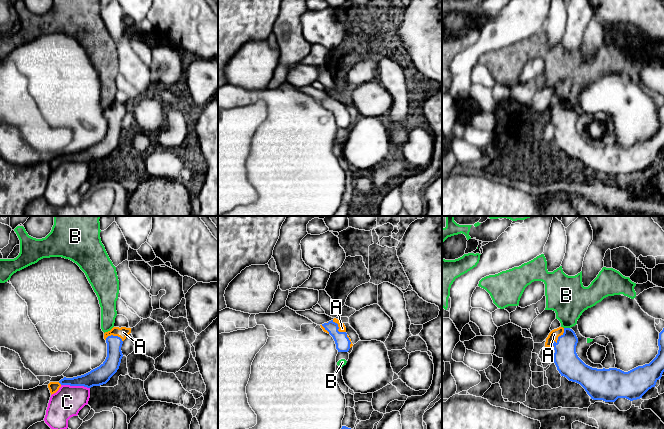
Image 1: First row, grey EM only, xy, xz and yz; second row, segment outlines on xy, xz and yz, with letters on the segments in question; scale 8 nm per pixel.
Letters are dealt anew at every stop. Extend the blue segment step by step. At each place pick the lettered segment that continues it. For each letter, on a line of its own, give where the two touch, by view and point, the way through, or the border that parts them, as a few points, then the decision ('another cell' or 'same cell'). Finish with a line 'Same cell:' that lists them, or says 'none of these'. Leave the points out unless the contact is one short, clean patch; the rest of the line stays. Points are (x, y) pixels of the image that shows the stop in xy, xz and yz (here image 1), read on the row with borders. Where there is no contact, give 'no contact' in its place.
A: yz (558, 339) | same cell
B: yz (567, 328) | along yz (564, 327), (569, 328) | another cell
C: xy (75, 385) | another cell
Same cell: A

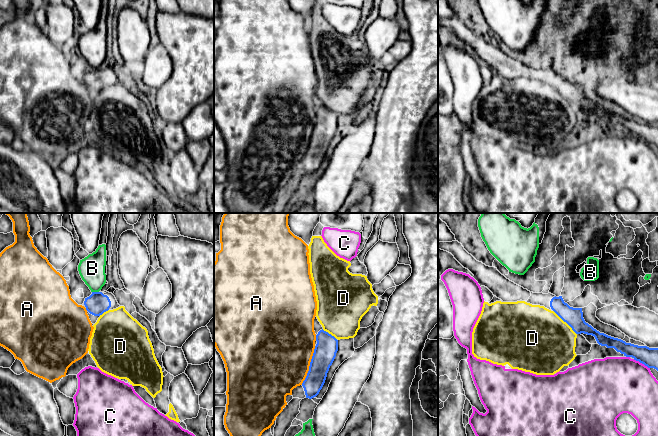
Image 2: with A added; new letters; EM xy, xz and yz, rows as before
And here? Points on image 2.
A: xz (310, 365) | along xz (315, 346), (309, 370), (301, 384) | another cell
B: xy (95, 292) | another cell
C: yz (641, 362) | another cell
D: yz (565, 321) | across yz (573, 317), (565, 321), (541, 341) | same cell
Same cell: D

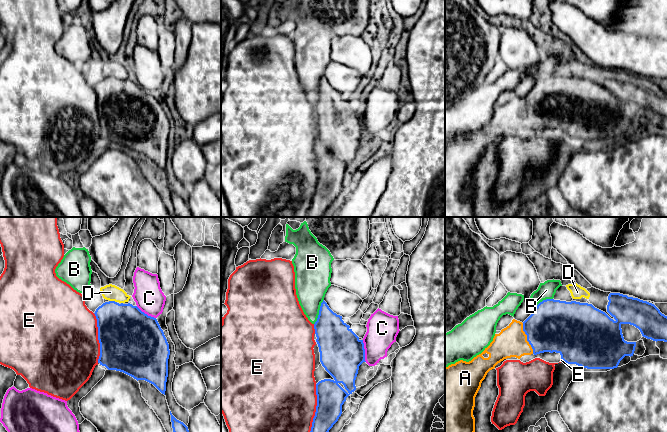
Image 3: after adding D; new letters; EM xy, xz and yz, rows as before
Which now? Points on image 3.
A: yz (527, 338) | across yz (554, 326), (527, 338), (512, 341) | same cell
B: xz (319, 312) | along xz (323, 299), (314, 324) | another cell
C: xz (364, 351) | along xz (362, 340), (366, 361) | another cell
D: xy (113, 301) | across xy (124, 330), (113, 319), (113, 301), (113, 295), (110, 292) | same cell
E: xy (98, 338) | another cell
Same cell: A, D

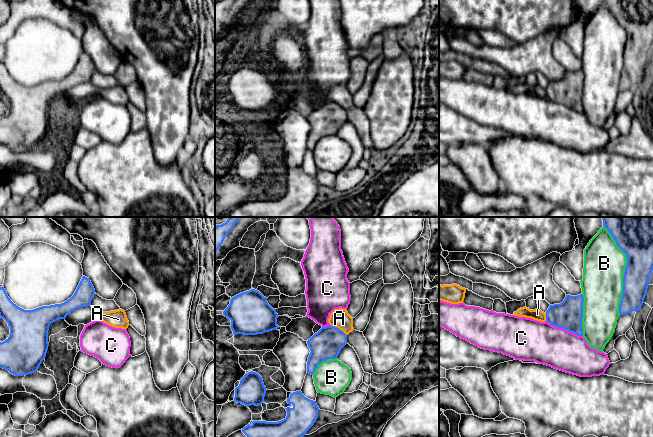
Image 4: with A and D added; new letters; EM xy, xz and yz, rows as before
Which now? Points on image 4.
A: xz (338, 328) | along xz (332, 325), (339, 328), (346, 335) | another cell
B: yz (625, 269) | another cell
C: yz (564, 328) | another cell
Same cell: none of these

